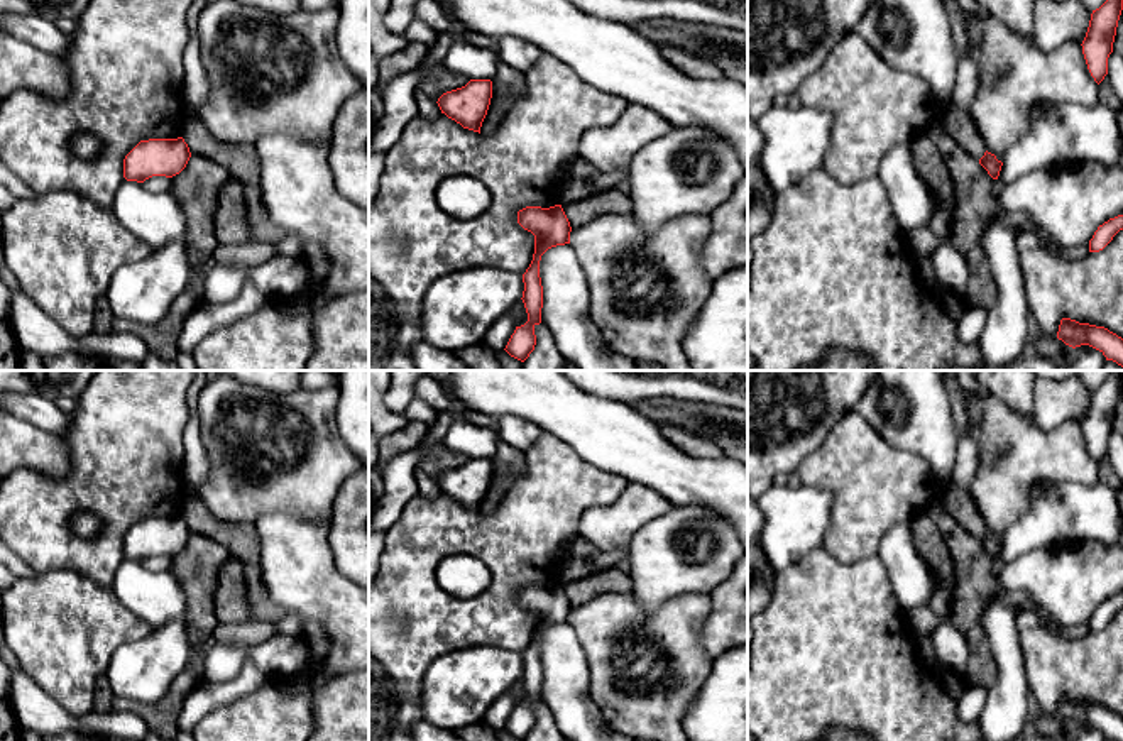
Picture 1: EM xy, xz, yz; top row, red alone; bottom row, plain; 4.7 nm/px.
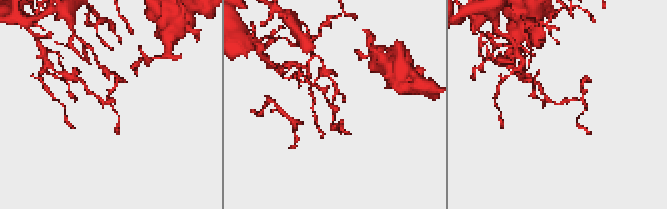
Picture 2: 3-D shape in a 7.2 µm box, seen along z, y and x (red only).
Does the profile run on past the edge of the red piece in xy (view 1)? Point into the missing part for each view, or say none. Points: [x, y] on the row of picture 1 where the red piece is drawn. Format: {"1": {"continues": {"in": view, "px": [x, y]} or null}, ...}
{"1": {"continues": null}}

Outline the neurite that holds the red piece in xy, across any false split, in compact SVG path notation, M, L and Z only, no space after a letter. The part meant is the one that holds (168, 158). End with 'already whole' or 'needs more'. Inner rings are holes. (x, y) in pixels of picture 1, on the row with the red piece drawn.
M183 137L140 140L123 159L123 178L144 183L152 176L173 178L191 157Z | already whole

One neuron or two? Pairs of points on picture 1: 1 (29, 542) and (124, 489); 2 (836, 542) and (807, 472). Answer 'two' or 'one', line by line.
1: one
2: one

